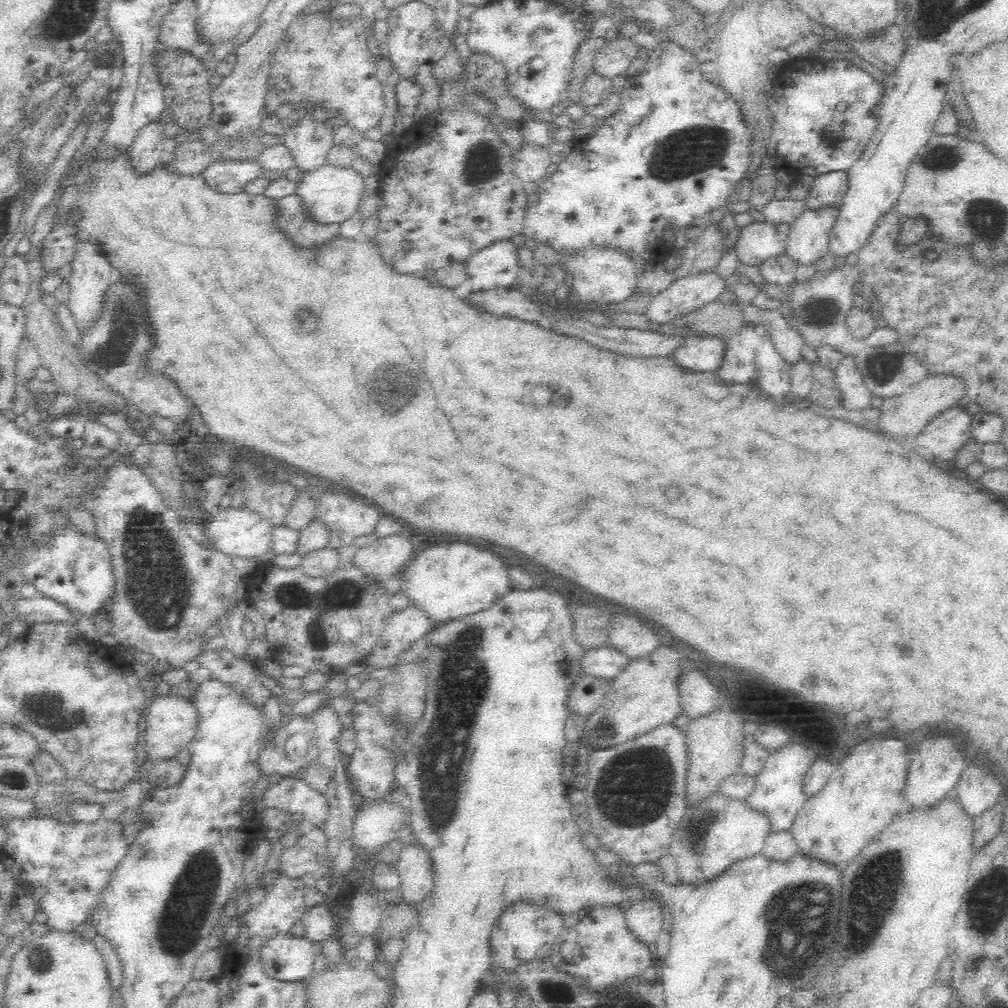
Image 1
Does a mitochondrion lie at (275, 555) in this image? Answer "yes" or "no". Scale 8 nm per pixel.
no

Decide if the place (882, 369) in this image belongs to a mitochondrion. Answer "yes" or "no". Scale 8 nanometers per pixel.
yes

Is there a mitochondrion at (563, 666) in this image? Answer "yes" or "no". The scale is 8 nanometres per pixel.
yes

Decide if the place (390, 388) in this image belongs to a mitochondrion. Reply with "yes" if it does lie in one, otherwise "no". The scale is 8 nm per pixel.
yes

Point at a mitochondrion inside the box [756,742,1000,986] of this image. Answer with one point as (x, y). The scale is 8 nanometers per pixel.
(800, 940)

